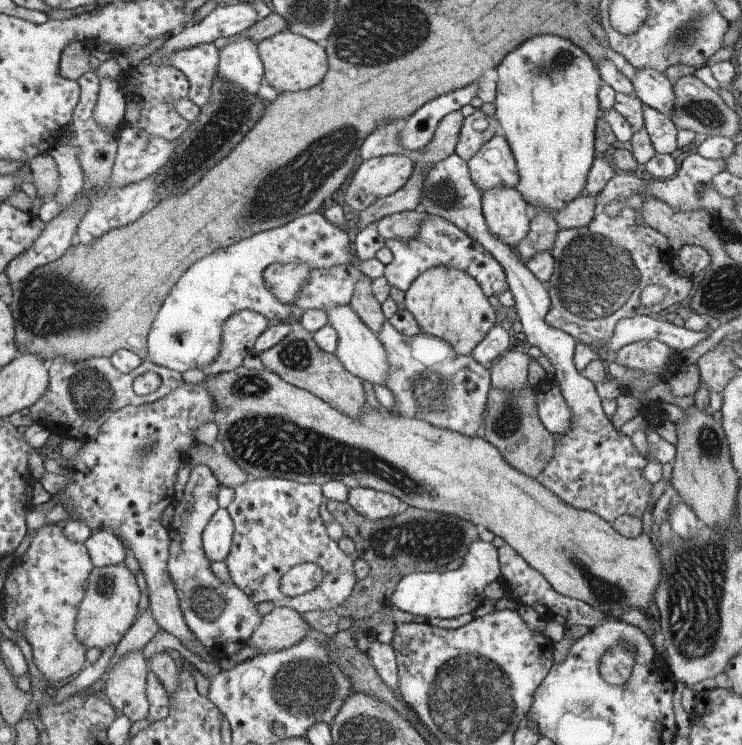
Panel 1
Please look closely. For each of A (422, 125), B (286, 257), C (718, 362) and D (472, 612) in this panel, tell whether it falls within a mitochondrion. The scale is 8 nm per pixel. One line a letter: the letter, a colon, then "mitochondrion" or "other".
A: other
B: other
C: other
D: other

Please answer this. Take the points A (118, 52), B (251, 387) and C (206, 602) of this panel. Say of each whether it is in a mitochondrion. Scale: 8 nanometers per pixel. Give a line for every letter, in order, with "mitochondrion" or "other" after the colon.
A: other
B: mitochondrion
C: mitochondrion

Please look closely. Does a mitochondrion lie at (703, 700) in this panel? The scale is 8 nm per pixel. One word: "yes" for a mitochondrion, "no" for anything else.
no

